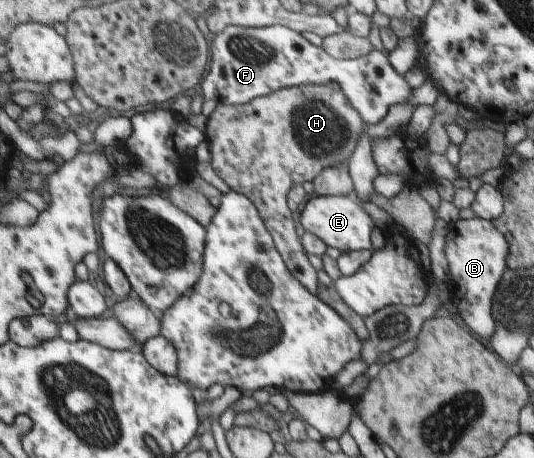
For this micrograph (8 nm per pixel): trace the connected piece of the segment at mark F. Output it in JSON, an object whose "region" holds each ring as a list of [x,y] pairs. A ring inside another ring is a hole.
{"region":[[[228,25],[222,33],[216,34],[212,43],[214,63],[210,63],[210,75],[206,75],[206,79],[202,80],[199,88],[205,99],[241,106],[252,102],[254,98],[268,95],[273,91],[281,90],[283,87],[305,85],[328,87],[332,83],[336,83],[346,99],[349,99],[349,102],[357,108],[362,119],[366,120],[368,125],[380,123],[392,105],[412,105],[414,103],[414,91],[408,85],[405,76],[390,63],[388,54],[380,50],[373,49],[370,53],[359,58],[339,60],[337,57],[331,56],[324,47],[318,47],[310,41],[306,41],[300,32],[281,25],[259,28]]]}

